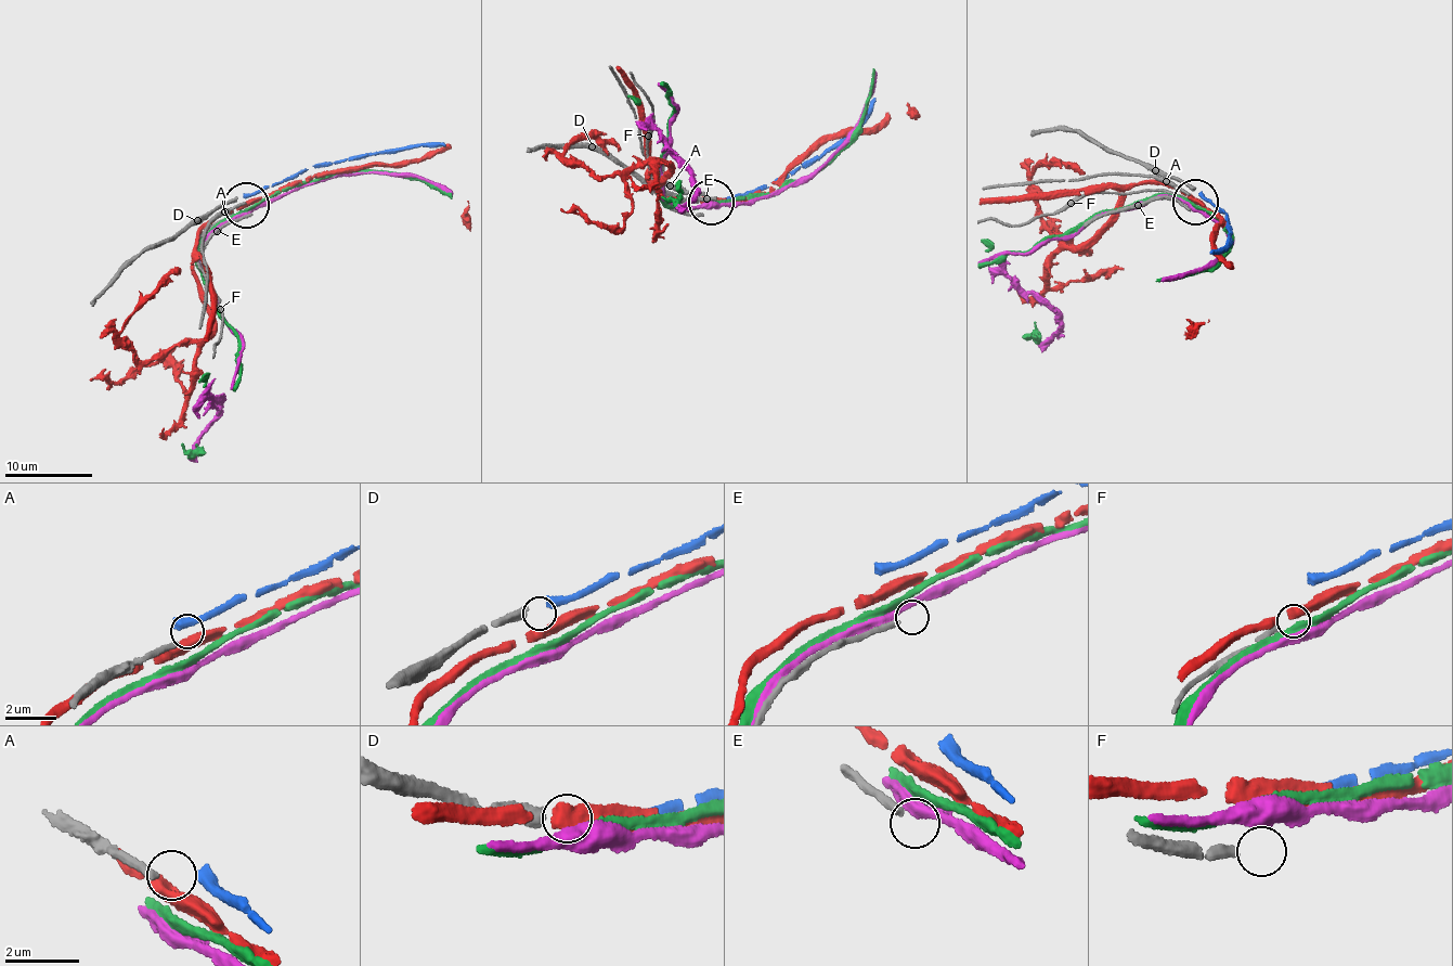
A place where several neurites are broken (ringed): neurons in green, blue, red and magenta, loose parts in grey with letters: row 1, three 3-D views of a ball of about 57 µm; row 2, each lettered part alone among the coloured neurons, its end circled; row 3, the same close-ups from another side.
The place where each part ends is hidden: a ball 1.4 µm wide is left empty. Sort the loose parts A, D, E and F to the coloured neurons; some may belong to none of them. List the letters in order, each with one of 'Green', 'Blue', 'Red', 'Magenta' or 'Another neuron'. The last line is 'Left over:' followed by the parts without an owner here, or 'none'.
A: Another neuron
D: Blue
E: Another neuron
F: Another neuron
Left over: A, E, F

